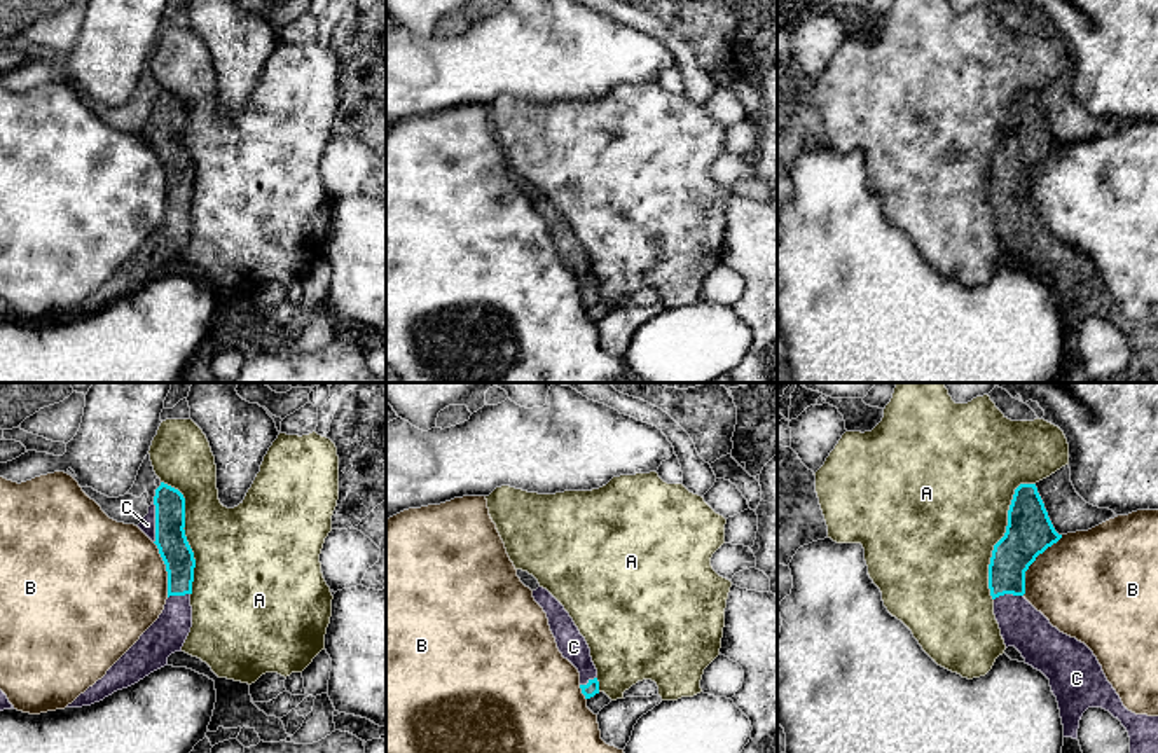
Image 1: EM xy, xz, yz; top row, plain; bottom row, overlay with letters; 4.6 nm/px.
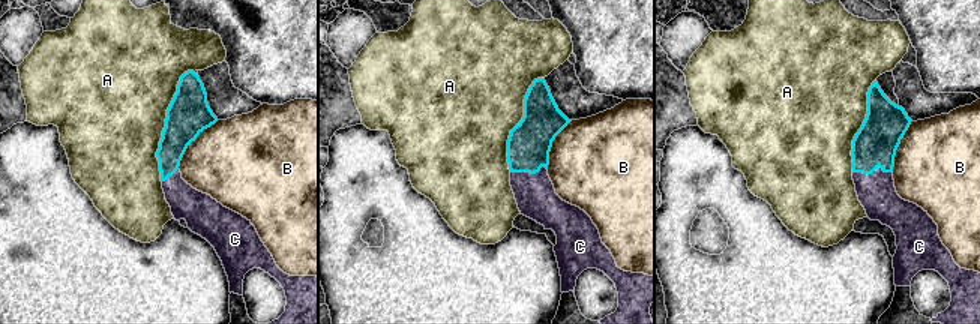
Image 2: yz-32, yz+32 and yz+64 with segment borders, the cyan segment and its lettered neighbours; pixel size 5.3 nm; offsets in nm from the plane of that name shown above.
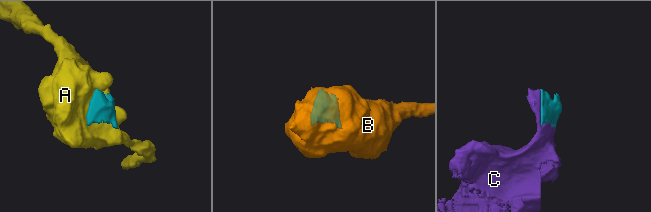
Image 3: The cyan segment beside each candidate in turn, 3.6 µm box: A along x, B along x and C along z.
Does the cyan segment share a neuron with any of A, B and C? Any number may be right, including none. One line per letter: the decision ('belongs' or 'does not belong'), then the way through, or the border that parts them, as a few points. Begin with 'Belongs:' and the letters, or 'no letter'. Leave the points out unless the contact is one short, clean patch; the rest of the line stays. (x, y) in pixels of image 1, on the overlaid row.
Belongs: C
A: does not belong
B: does not belong
C: belongs

